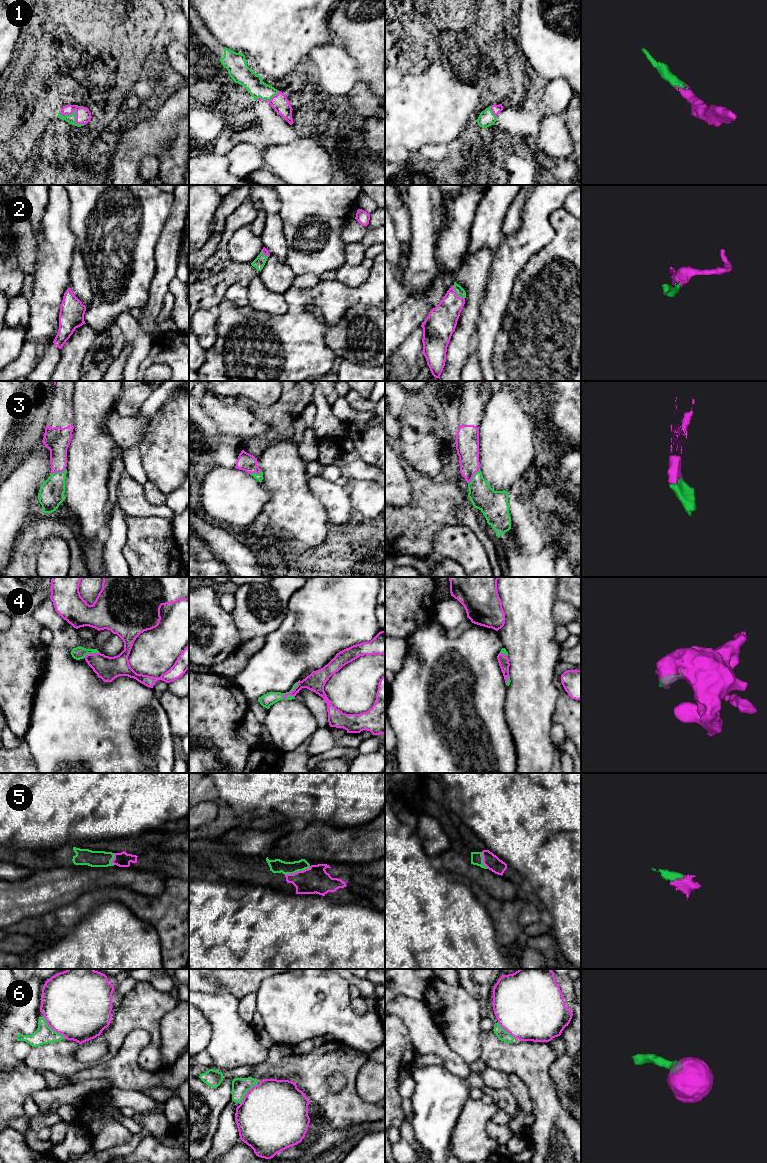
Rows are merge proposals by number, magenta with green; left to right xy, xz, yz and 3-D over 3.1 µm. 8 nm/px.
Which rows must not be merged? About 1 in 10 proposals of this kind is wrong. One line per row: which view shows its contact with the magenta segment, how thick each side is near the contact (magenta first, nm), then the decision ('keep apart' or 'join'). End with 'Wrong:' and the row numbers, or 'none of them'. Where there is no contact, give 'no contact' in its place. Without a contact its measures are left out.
1: xy | 120/80 nm | join
2: yz | 240/70 nm | join
3: xy | 200/200 nm | join
4: xz | 150/100 nm | join
5: xz | 220/110 nm | join
6: xy | 500/150 nm | join
Wrong: none of them

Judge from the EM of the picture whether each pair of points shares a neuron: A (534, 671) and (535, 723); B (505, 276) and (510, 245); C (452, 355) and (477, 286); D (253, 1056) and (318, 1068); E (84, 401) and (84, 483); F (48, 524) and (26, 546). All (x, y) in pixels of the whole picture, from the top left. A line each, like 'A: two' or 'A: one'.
A: one
B: one
C: one
D: two
E: one
F: one

